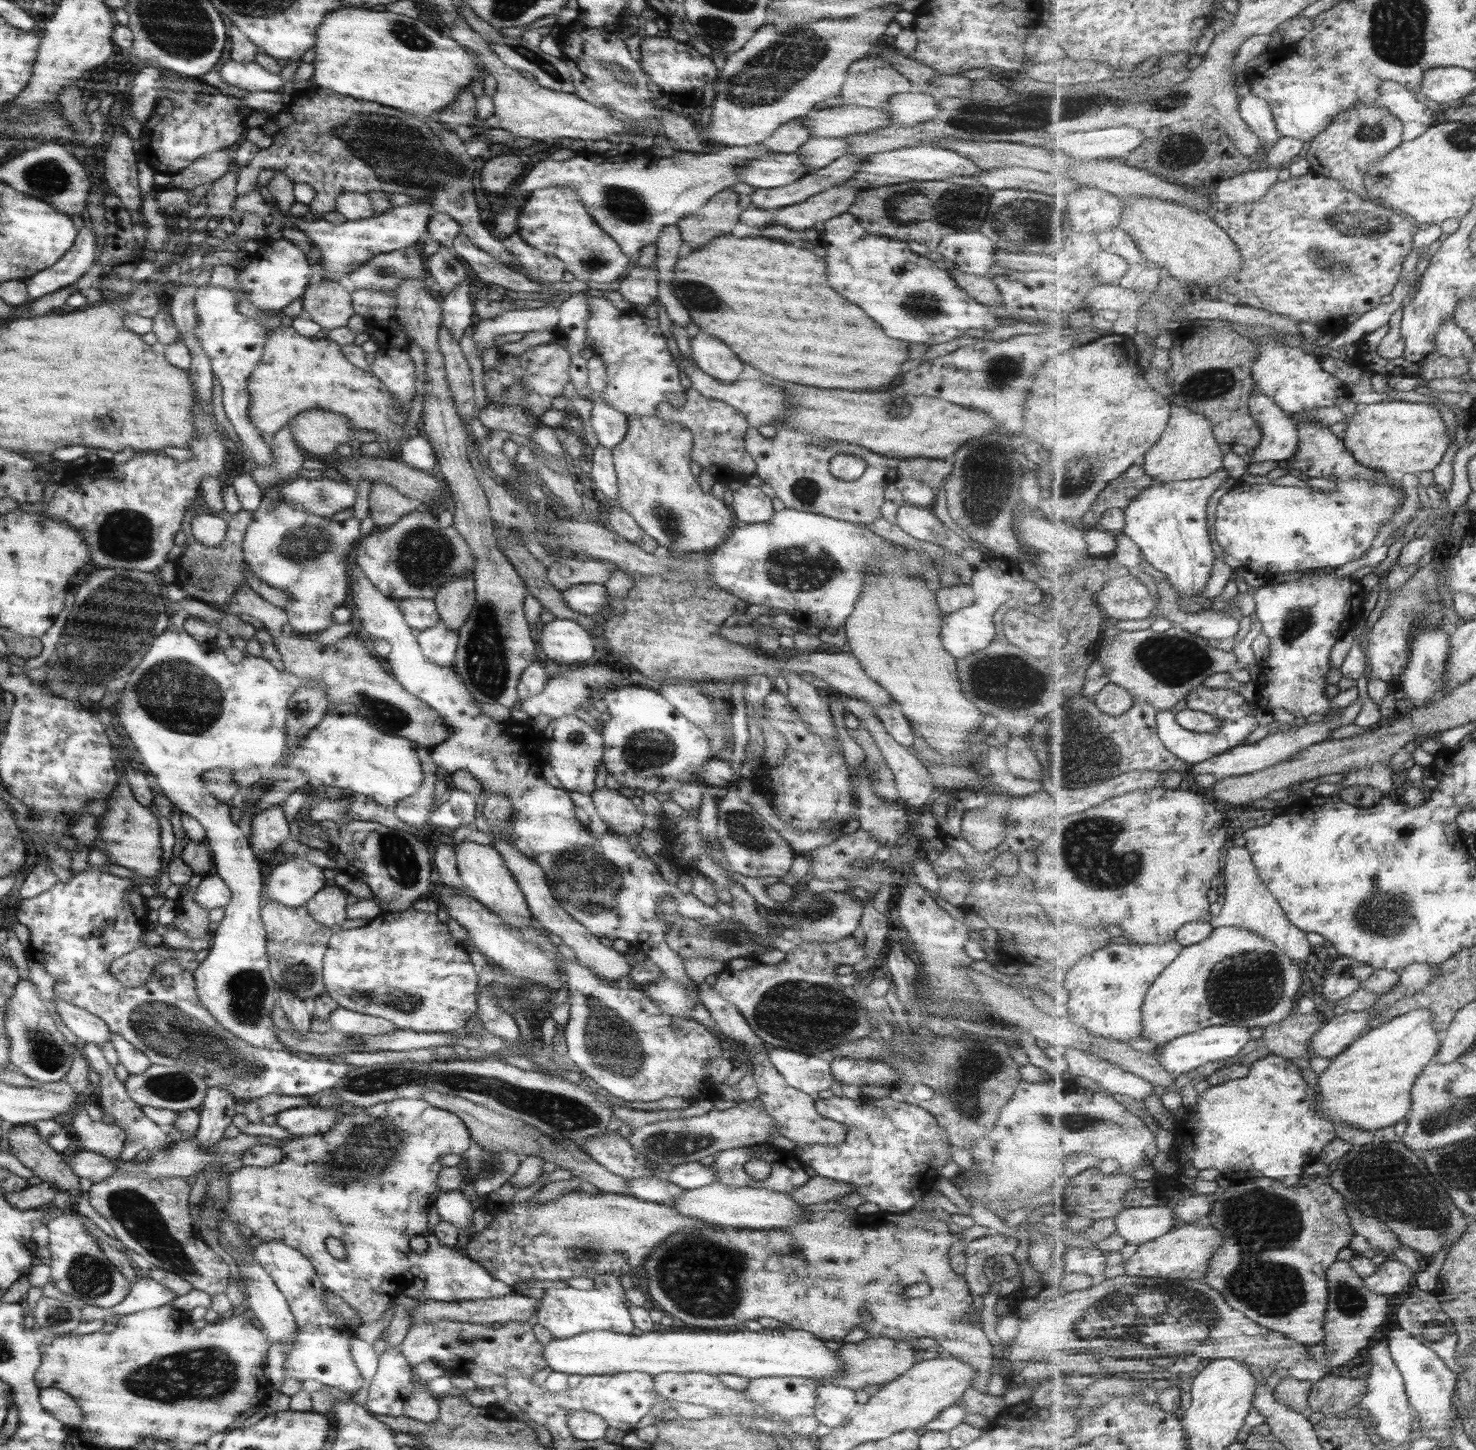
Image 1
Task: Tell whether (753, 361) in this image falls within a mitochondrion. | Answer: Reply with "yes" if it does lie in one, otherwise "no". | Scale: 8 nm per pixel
no

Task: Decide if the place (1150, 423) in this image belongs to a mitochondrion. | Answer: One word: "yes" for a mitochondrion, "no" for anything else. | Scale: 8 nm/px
no

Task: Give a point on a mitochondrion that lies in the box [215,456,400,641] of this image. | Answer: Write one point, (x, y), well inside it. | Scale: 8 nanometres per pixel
(302, 544)

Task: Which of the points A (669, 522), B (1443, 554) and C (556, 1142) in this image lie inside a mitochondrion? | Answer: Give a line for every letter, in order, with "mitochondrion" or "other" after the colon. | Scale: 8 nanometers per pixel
A: mitochondrion
B: other
C: mitochondrion

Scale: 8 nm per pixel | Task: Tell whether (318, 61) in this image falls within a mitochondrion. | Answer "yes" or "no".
no

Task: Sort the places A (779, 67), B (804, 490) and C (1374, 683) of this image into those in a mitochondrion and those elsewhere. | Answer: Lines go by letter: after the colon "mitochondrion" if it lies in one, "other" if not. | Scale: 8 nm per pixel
A: mitochondrion
B: mitochondrion
C: other

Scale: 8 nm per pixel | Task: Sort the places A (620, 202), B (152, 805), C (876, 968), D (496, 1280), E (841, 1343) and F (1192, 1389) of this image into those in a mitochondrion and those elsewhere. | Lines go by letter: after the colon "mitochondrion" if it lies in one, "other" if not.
A: mitochondrion
B: other
C: other
D: other
E: other
F: other

